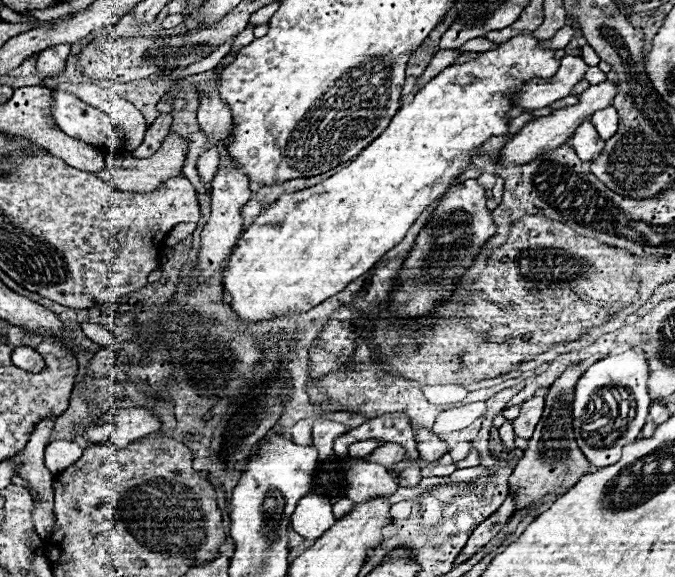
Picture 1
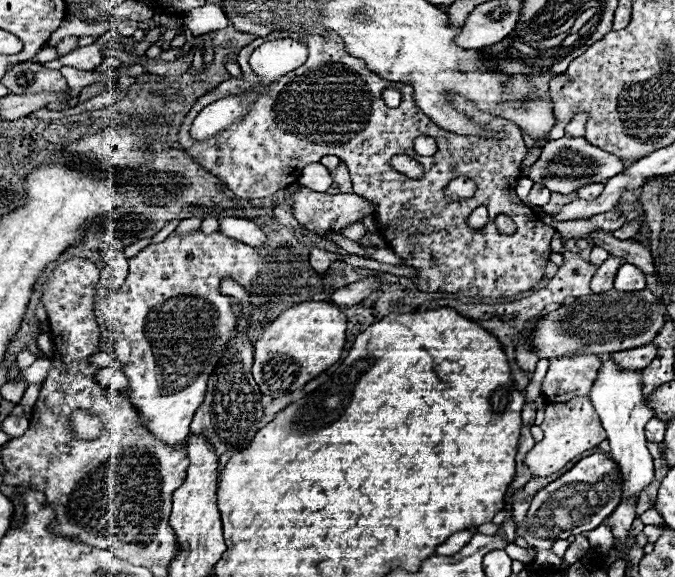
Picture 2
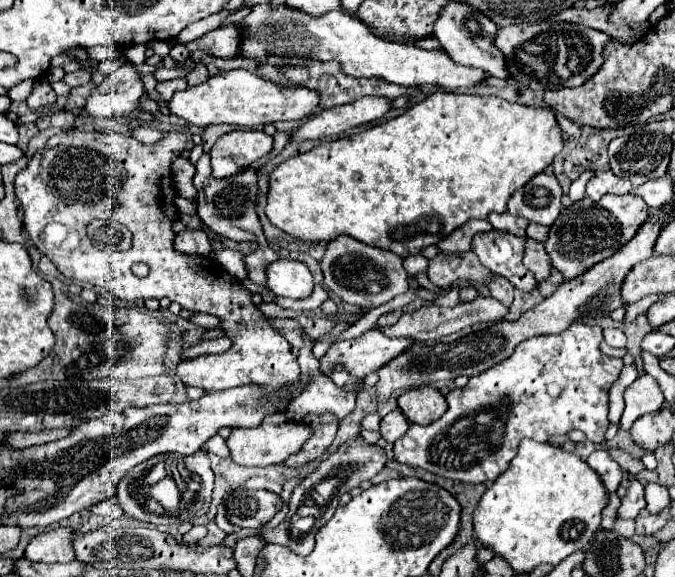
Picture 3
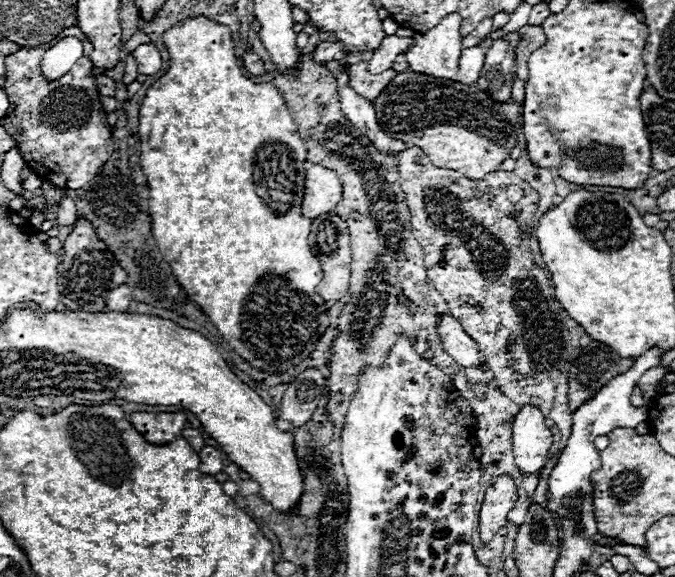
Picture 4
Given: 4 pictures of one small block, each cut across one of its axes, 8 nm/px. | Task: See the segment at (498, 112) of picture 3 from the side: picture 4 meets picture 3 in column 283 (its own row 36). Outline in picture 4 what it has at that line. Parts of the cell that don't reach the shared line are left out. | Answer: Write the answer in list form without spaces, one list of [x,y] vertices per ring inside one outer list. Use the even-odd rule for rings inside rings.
[[[202,16],[178,22],[168,32],[162,34],[162,40],[170,54],[170,68],[168,72],[146,92],[142,106],[140,106],[140,158],[142,158],[142,170],[148,178],[148,214],[152,216],[152,234],[156,238],[156,244],[166,258],[166,262],[172,266],[172,272],[176,280],[180,282],[186,296],[210,318],[210,322],[222,332],[222,336],[228,340],[228,344],[234,348],[236,354],[240,354],[246,362],[250,362],[258,370],[266,370],[270,374],[284,374],[286,370],[298,366],[302,360],[308,358],[308,354],[314,352],[316,342],[324,334],[328,322],[316,322],[326,312],[326,302],[314,292],[318,282],[322,280],[322,268],[316,256],[310,252],[308,246],[308,234],[312,220],[302,216],[300,204],[304,198],[304,162],[306,162],[306,144],[300,138],[292,116],[286,108],[286,102],[280,94],[280,90],[270,84],[254,84],[246,76],[242,76],[240,60],[234,54],[234,42],[230,36],[230,28],[212,20],[206,20]]]

